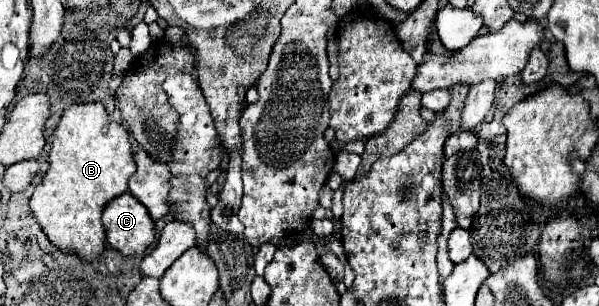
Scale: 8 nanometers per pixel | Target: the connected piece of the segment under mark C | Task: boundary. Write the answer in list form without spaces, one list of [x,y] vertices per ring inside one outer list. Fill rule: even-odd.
[[[130,193],[112,199],[102,221],[110,247],[122,255],[140,255],[154,241],[154,221],[148,209]]]

